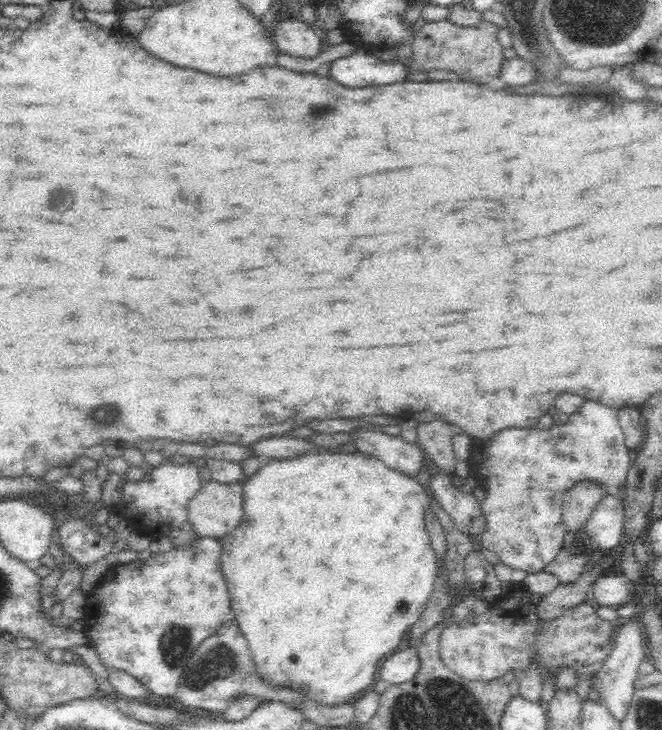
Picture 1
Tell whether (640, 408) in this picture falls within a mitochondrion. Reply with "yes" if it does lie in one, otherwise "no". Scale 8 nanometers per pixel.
no

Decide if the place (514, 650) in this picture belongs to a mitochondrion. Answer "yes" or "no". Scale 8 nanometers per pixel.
no

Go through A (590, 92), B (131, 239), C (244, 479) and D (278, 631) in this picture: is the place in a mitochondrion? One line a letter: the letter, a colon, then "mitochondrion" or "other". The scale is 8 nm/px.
A: other
B: other
C: other
D: other

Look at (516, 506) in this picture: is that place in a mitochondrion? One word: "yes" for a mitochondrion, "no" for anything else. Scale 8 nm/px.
yes

